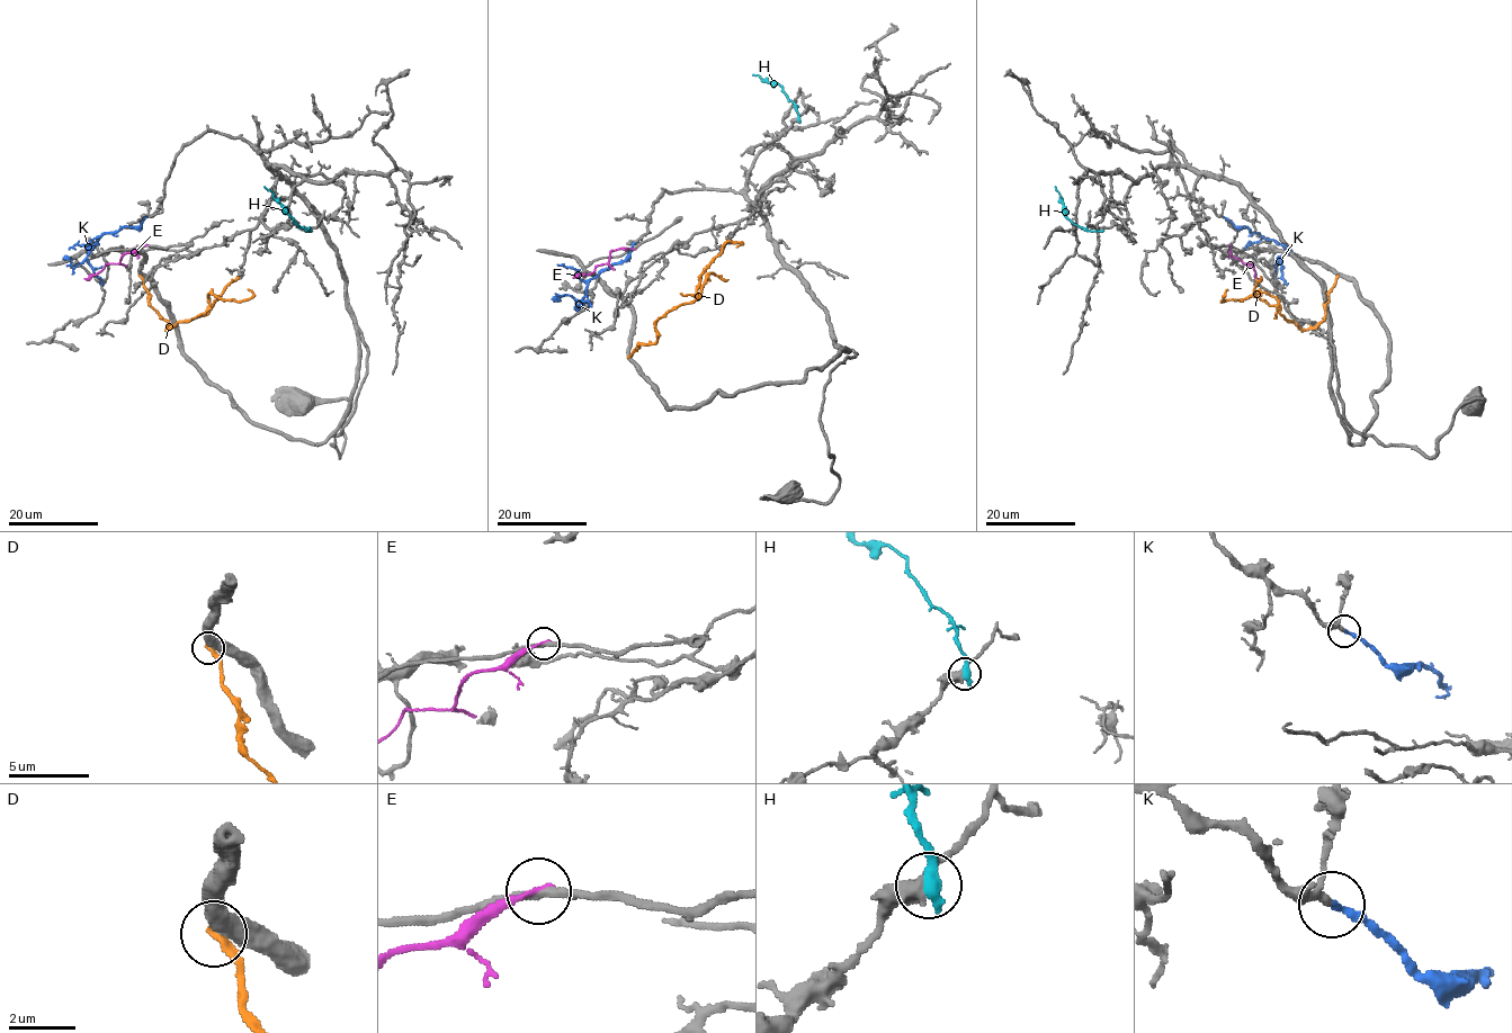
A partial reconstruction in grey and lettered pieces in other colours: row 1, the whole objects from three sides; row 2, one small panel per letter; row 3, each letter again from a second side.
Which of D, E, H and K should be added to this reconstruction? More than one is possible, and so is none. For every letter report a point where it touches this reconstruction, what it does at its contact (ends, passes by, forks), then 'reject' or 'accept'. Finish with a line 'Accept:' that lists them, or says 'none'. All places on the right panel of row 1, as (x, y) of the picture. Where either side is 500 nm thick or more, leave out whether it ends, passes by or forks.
D: (1338, 276) | reject
E: (1229, 245) | it ends | reject
H: (1100, 231) | it ends | reject
K: (1223, 217) | it ends | accept
Accept: K

